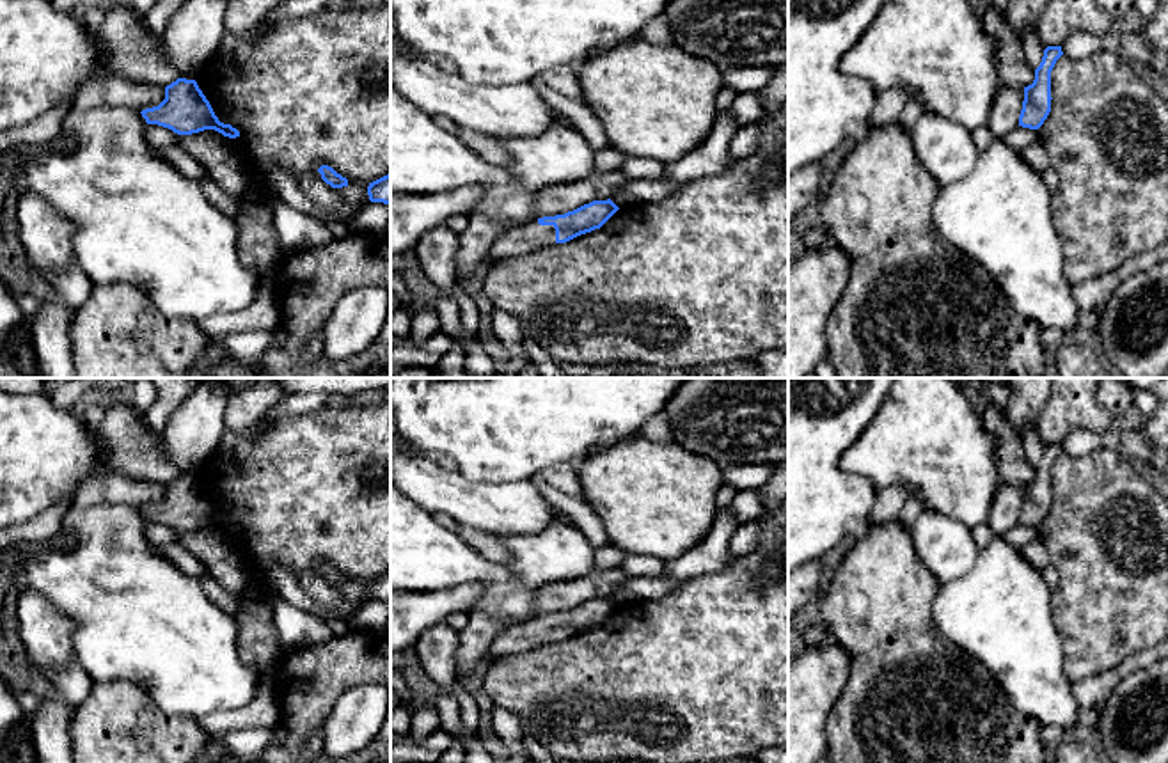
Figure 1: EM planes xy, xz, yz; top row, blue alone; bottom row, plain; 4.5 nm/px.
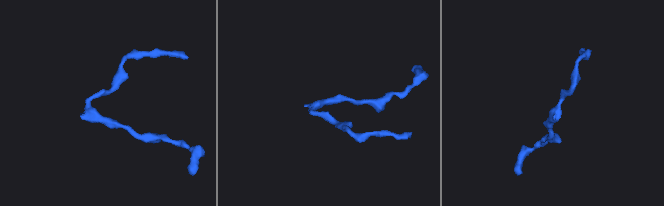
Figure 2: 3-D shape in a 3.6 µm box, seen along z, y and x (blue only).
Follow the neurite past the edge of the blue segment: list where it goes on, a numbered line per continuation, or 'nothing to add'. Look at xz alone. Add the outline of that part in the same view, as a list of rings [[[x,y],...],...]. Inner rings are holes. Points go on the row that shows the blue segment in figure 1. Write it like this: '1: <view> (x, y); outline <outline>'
1: xz (526, 238); outline [[[531,220],[502,232],[490,248],[490,259],[520,257],[554,243],[554,225],[540,225],[538,220]]]

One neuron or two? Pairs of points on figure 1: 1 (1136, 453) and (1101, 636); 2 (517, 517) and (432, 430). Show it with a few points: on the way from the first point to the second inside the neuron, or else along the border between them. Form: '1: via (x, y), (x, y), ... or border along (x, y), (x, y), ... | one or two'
1: border along (1119, 449), (1145, 469) | two
2: border along (457, 471), (467, 479), (481, 483), (524, 481) | two

